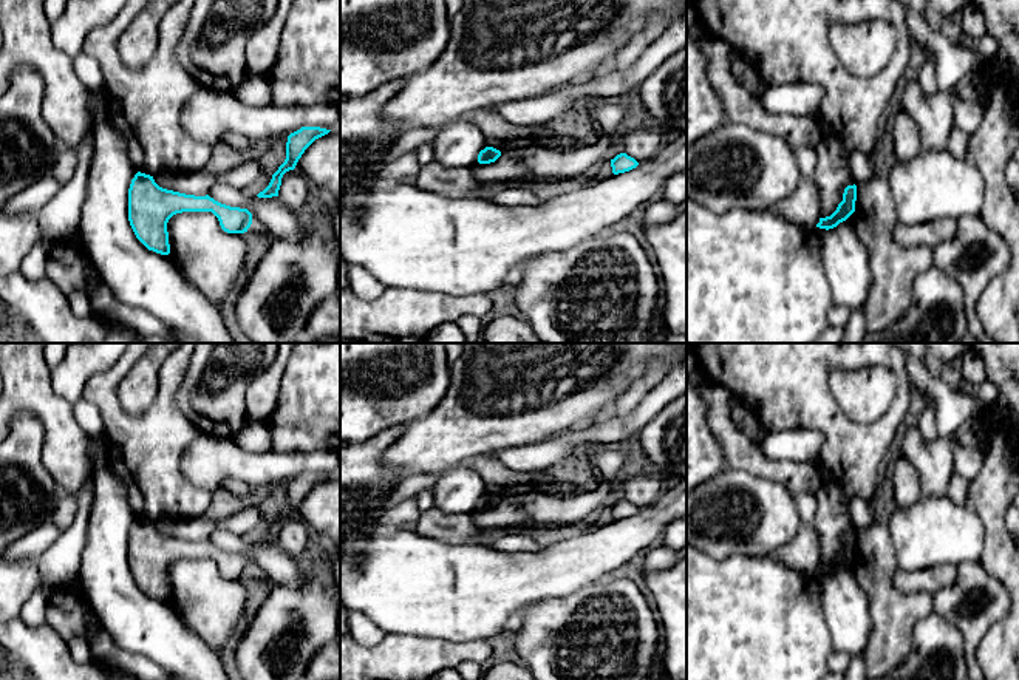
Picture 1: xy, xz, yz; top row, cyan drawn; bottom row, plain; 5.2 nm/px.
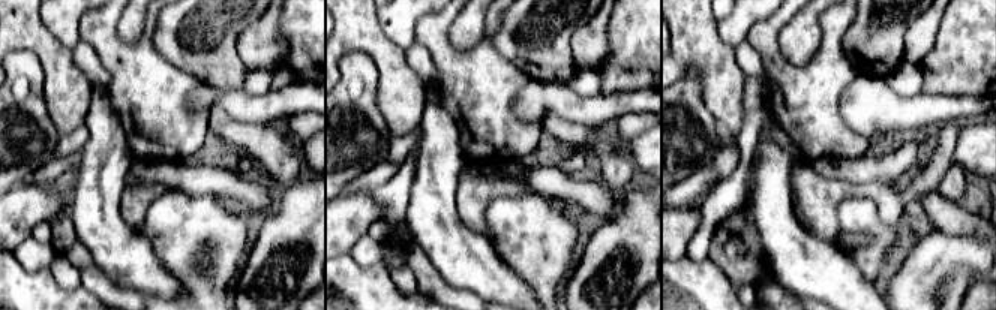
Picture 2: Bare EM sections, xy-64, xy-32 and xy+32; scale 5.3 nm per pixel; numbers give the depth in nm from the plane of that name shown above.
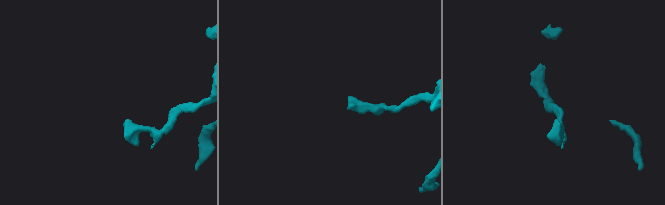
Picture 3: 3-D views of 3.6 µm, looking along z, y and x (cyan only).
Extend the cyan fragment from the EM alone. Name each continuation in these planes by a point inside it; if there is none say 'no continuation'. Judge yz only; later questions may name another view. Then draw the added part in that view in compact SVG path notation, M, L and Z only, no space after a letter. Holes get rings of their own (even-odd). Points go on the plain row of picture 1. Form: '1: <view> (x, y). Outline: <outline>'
no continuation

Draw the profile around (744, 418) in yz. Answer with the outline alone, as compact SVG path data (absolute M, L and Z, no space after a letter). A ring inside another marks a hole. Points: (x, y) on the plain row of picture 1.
M736 402L731 408L731 417L747 436L750 436L758 444L762 442L767 433L762 428L761 422L755 417L751 410Z

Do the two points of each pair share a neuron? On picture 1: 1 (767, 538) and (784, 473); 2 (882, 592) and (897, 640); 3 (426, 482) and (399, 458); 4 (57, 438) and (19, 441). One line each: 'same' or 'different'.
1: different
2: same
3: different
4: different

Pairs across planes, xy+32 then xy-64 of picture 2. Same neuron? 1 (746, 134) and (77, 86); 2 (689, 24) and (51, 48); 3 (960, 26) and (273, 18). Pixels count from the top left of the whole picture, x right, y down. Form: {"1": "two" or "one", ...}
{"1": "two", "2": "one", "3": "two"}

